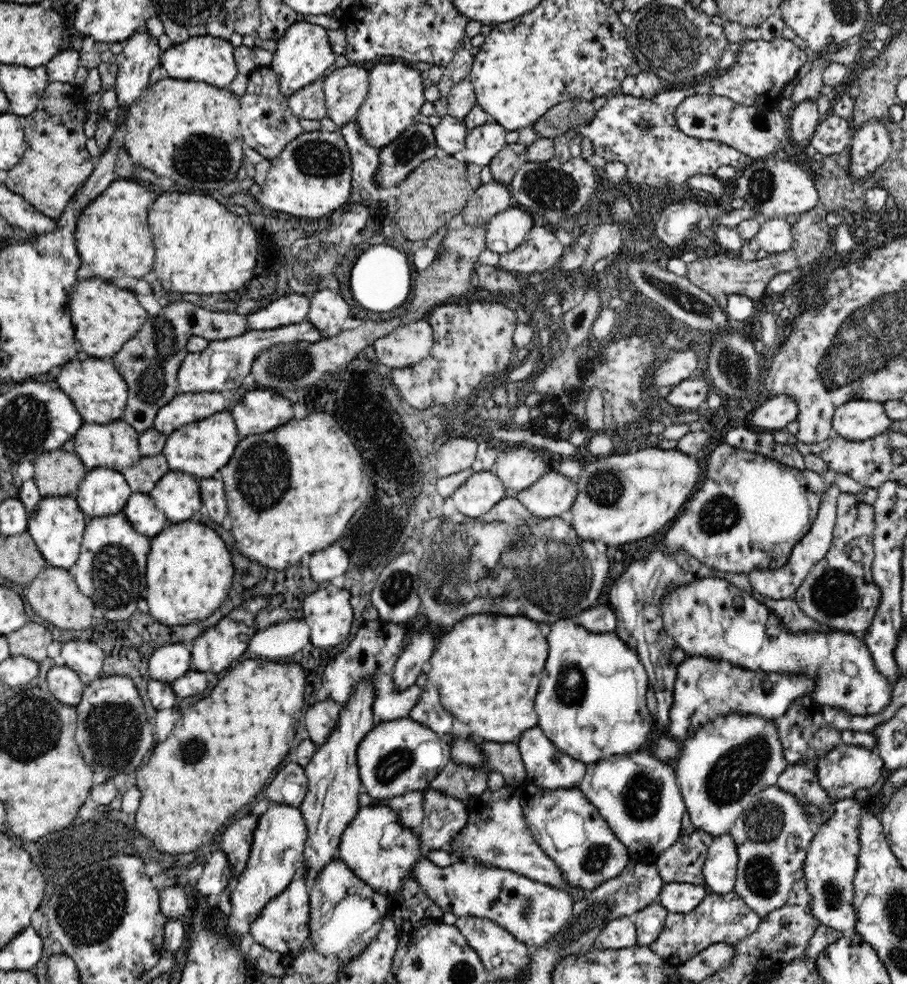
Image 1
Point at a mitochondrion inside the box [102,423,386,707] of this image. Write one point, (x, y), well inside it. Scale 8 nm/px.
(263, 476)

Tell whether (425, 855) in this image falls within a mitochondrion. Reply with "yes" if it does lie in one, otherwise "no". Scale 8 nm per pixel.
no

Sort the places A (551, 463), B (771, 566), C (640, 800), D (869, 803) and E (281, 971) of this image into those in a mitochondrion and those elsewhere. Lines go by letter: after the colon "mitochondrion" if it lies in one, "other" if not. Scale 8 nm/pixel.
A: other
B: other
C: mitochondrion
D: other
E: other

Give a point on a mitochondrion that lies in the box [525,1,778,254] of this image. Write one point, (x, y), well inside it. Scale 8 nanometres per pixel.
(671, 42)

